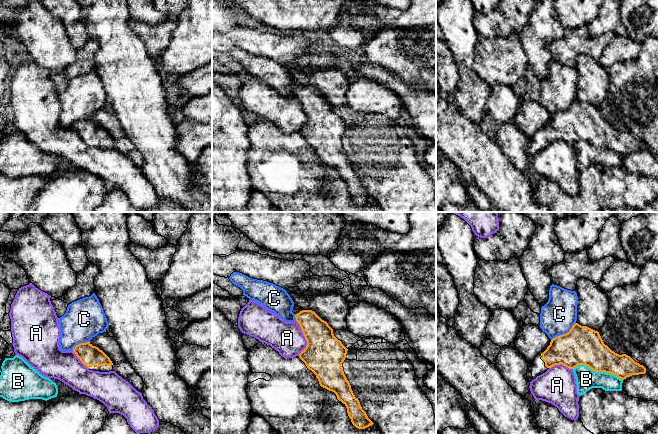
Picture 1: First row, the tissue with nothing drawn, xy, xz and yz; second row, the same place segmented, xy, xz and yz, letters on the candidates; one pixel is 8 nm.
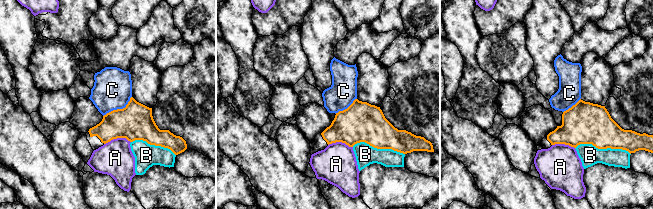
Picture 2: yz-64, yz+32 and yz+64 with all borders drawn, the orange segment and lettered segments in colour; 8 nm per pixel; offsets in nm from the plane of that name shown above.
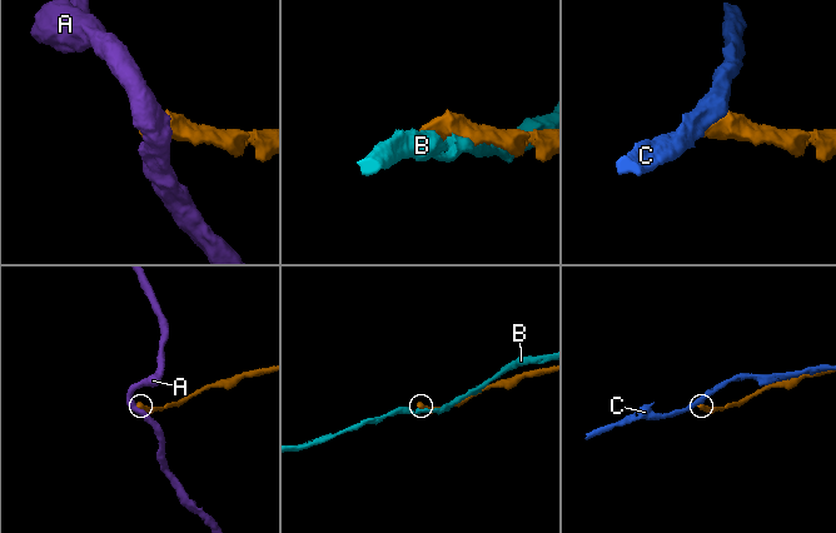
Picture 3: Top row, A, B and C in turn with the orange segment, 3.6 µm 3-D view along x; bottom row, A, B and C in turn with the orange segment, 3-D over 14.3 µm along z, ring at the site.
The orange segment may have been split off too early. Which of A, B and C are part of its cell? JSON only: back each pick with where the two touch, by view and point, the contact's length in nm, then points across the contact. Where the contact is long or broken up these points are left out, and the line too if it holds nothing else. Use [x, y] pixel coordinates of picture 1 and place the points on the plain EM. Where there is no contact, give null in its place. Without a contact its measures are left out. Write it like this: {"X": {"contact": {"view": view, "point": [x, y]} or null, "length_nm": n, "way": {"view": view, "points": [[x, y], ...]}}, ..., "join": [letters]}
{"join": []}

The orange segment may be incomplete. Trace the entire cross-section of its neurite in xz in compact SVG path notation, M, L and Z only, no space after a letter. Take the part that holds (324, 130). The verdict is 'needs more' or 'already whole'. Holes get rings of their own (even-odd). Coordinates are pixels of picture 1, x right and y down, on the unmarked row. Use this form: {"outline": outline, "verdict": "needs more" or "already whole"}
{"outline": "M294 80L292 88L307 117L299 134L316 151L320 162L334 168L346 182L348 192L356 204L365 205L373 201L343 147L342 139L348 125L334 112L328 99L314 87L302 86Z", "verdict": "needs more"}

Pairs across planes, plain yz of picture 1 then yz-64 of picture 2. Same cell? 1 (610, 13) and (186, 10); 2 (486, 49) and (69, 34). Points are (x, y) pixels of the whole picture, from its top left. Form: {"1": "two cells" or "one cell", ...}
{"1": "two cells", "2": "two cells"}

